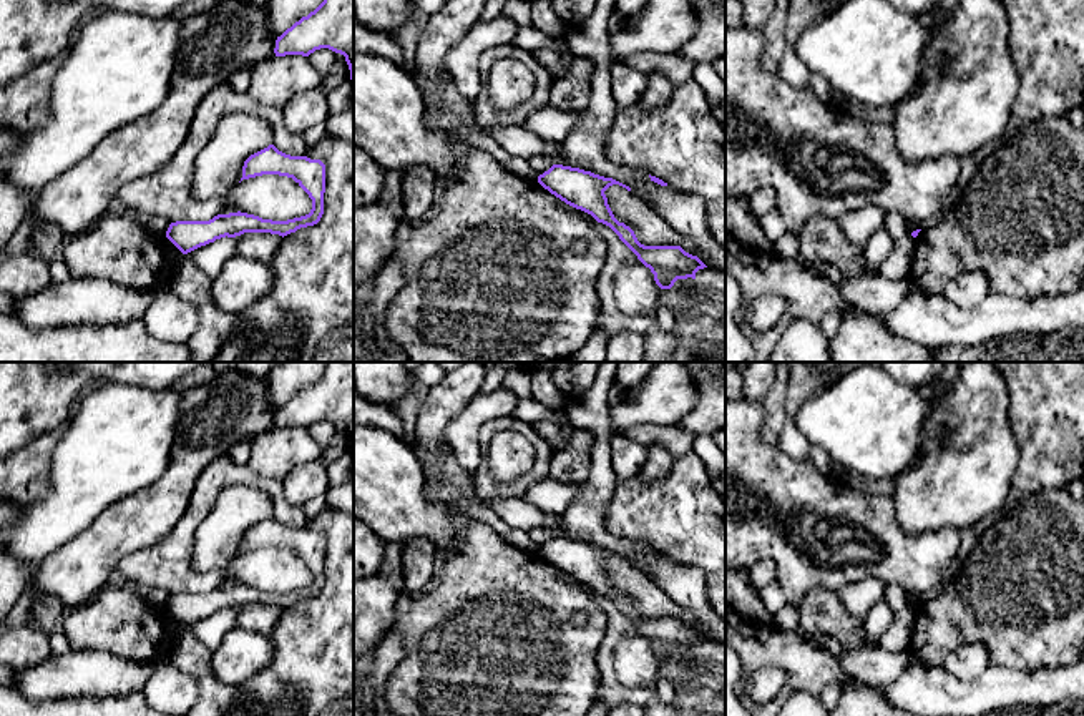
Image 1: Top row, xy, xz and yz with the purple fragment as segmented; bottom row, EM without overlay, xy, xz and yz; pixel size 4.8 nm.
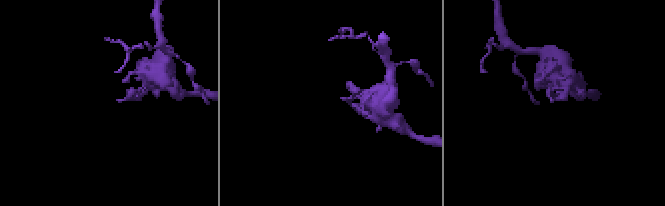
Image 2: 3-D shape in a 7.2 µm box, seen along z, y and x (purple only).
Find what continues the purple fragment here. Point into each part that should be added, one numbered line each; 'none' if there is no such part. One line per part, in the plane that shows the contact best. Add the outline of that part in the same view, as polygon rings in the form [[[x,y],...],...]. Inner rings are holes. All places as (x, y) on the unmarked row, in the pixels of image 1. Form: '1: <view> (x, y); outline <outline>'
none

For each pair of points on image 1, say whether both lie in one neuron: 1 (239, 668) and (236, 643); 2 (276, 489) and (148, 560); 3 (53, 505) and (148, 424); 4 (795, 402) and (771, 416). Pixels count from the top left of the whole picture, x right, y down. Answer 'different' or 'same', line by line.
1: same
2: same
3: same
4: different

